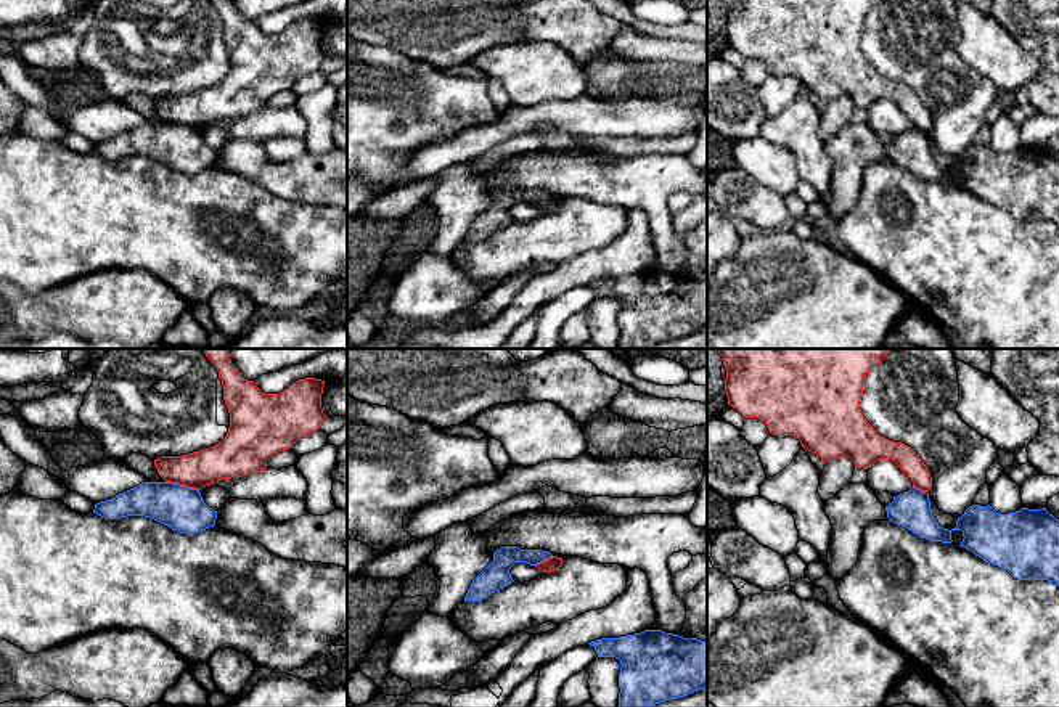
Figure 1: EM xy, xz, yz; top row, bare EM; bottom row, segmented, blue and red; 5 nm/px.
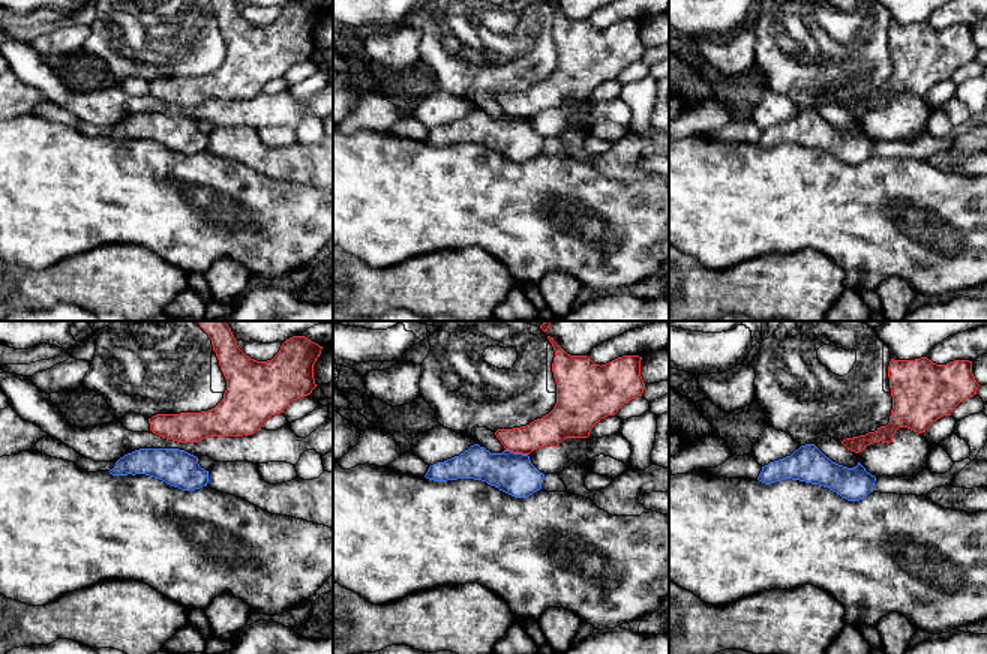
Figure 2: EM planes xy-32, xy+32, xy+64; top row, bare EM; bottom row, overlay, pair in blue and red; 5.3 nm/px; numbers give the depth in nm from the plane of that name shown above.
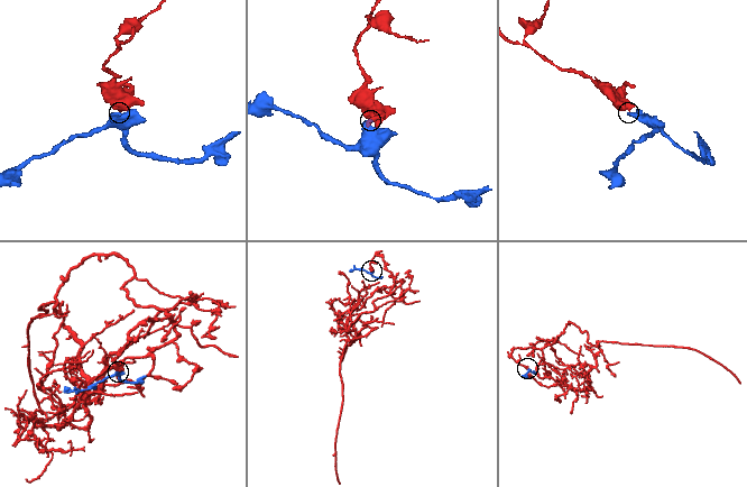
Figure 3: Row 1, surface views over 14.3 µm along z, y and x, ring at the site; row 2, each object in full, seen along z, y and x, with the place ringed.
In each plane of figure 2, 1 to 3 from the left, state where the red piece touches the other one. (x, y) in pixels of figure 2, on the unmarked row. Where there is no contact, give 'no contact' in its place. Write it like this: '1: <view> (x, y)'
1: no contact
2: xy+32 (516, 117)
3: no contact

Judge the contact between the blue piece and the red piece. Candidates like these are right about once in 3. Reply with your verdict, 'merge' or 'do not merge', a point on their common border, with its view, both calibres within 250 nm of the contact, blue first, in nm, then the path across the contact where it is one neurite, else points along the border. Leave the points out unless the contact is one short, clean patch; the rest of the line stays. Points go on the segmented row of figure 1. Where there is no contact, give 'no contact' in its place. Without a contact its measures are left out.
do not merge | xy (182, 486) | 220/180 nm | along xy (166, 481), (198, 490)

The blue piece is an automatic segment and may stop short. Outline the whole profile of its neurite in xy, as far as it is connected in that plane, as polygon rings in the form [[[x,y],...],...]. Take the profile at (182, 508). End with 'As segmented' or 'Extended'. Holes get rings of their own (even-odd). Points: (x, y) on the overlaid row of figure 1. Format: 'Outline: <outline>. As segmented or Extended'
Outline: [[[143,482],[96,503],[93,513],[104,519],[145,516],[186,535],[214,527],[217,519],[199,490],[172,482]]]. As segmented

